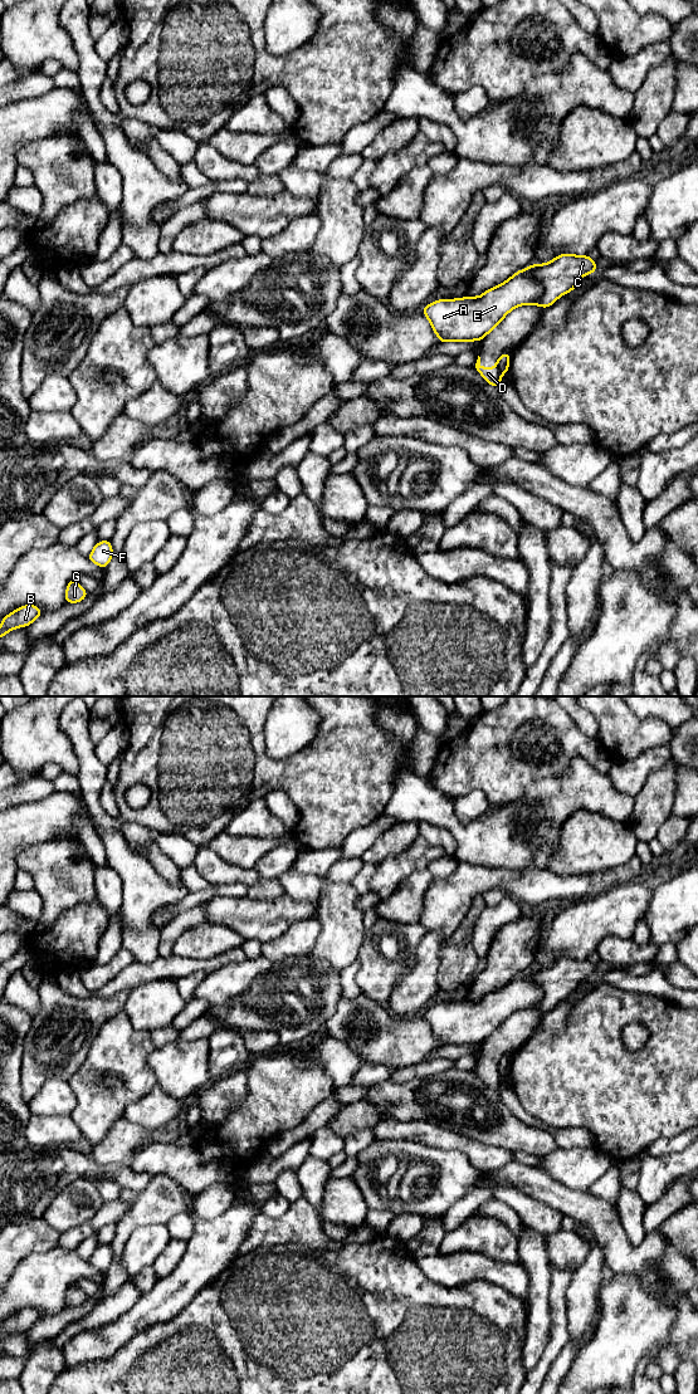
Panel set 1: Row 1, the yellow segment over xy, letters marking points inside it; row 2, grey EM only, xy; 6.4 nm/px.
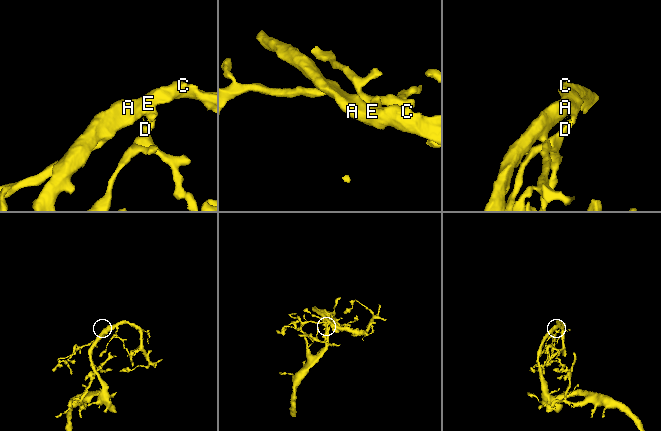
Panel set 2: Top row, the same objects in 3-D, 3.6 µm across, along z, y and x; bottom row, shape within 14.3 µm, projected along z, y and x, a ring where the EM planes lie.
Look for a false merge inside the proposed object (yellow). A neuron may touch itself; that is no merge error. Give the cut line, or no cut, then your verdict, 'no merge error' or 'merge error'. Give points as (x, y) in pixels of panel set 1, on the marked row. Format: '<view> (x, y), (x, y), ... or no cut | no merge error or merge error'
xy (499, 356), (499, 371), (502, 373) | merge error

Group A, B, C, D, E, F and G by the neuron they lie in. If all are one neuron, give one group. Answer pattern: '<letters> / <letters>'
A B C E F G / D

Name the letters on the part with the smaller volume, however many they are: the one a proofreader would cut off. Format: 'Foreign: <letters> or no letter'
Foreign: D

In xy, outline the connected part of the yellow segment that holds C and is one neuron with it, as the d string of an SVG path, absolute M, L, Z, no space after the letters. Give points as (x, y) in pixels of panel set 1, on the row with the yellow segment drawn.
M560 254L550 263L532 264L516 272L508 280L485 290L480 297L438 299L425 305L423 314L429 319L440 343L482 341L512 309L526 304L548 308L561 295L573 290L582 277L594 272L597 272L596 263L589 255Z

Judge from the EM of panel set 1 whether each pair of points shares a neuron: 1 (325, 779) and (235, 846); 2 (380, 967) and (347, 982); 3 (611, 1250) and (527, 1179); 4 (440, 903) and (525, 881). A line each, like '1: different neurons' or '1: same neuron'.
1: different neurons
2: different neurons
3: same neuron
4: same neuron

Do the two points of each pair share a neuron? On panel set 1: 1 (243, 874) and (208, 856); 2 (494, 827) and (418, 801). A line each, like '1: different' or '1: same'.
1: same
2: same

